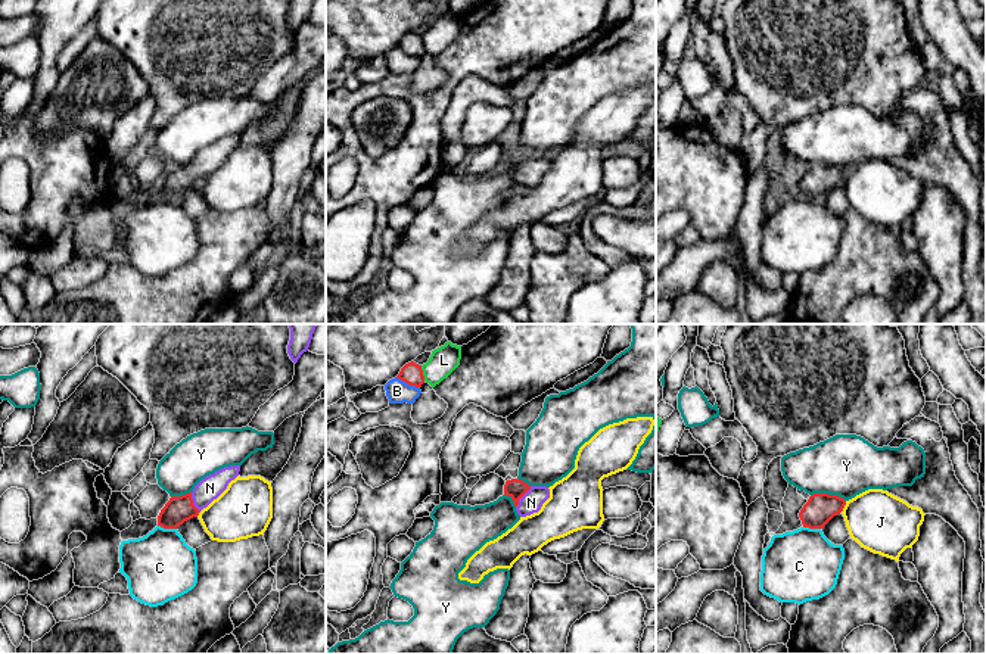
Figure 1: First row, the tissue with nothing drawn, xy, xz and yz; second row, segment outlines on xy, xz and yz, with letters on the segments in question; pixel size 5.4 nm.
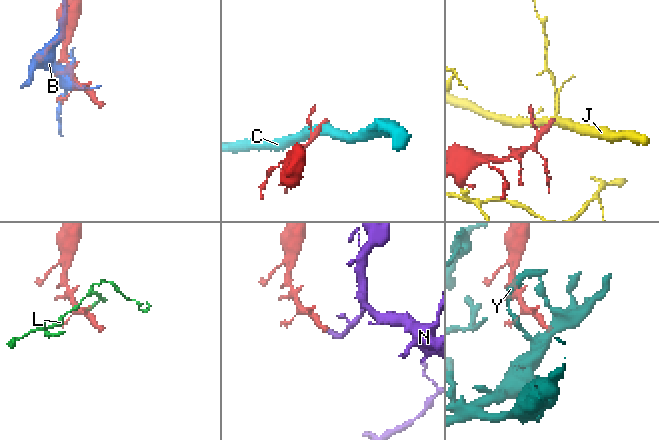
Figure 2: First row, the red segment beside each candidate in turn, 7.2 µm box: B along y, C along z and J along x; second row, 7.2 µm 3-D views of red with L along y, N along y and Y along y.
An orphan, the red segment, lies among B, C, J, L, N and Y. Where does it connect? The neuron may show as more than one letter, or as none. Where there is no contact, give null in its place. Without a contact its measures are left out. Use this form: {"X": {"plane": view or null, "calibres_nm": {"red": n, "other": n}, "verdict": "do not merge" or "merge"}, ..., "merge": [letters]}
{"B": {"plane": "xz", "calibres_nm": {"red": 120, "other": 130}, "verdict": "do not merge"}, "C": {"plane": "xy", "calibres_nm": {"red": 150, "other": 380}, "verdict": "do not merge"}, "J": {"plane": "yz", "calibres_nm": {"red": 160, "other": 320}, "verdict": "do not merge"}, "L": {"plane": "xz", "calibres_nm": {"red": 120, "other": 150}, "verdict": "do not merge"}, "N": {"plane": "xz", "calibres_nm": {"red": 110, "other": 120}, "verdict": "merge"}, "Y": {"plane": "yz", "calibres_nm": {"red": 160, "other": 340}, "verdict": "do not merge"}, "merge": ["N"]}

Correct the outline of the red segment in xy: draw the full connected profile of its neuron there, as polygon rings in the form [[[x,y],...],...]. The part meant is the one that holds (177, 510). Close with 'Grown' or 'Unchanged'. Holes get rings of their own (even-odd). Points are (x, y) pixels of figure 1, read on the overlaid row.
[[[240,465],[224,467],[202,479],[190,493],[171,496],[158,516],[158,526],[177,529],[184,521],[197,517],[214,499],[217,499],[231,480],[239,476]]]. Grown

